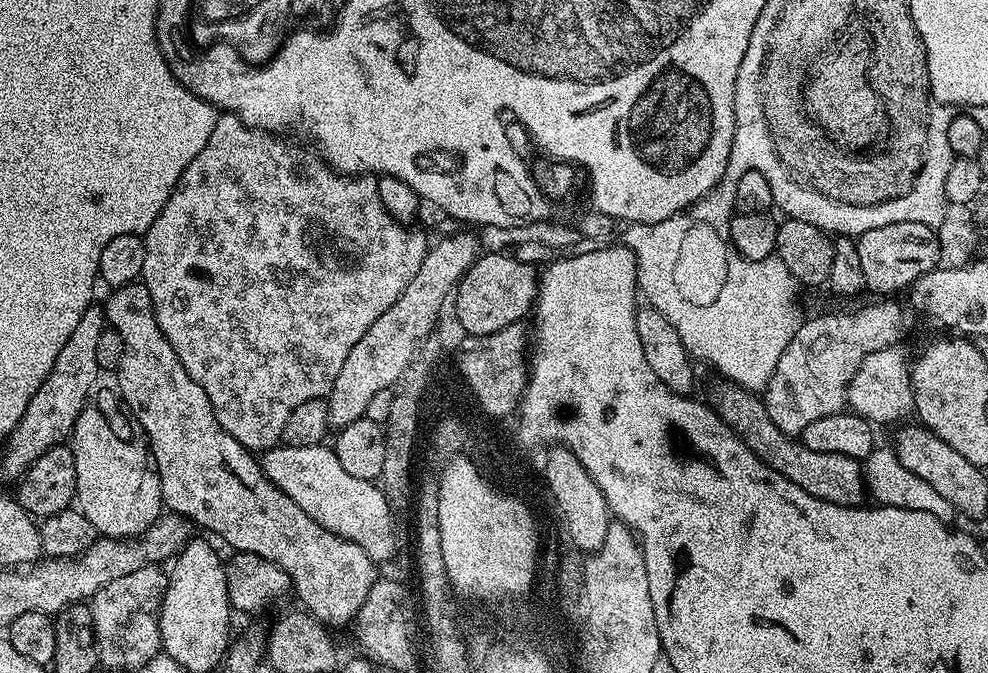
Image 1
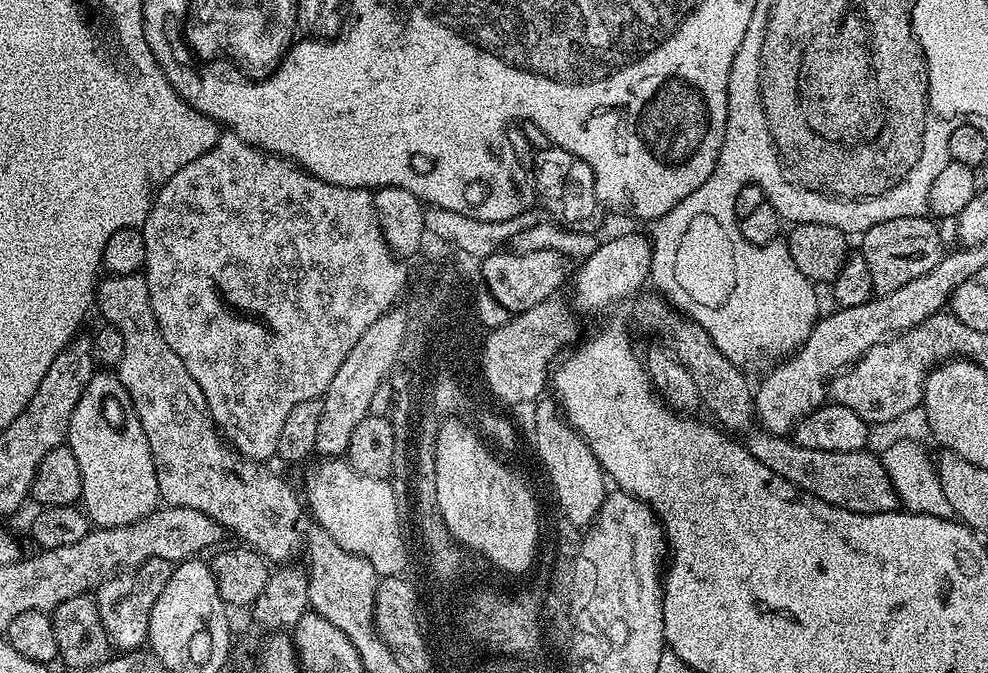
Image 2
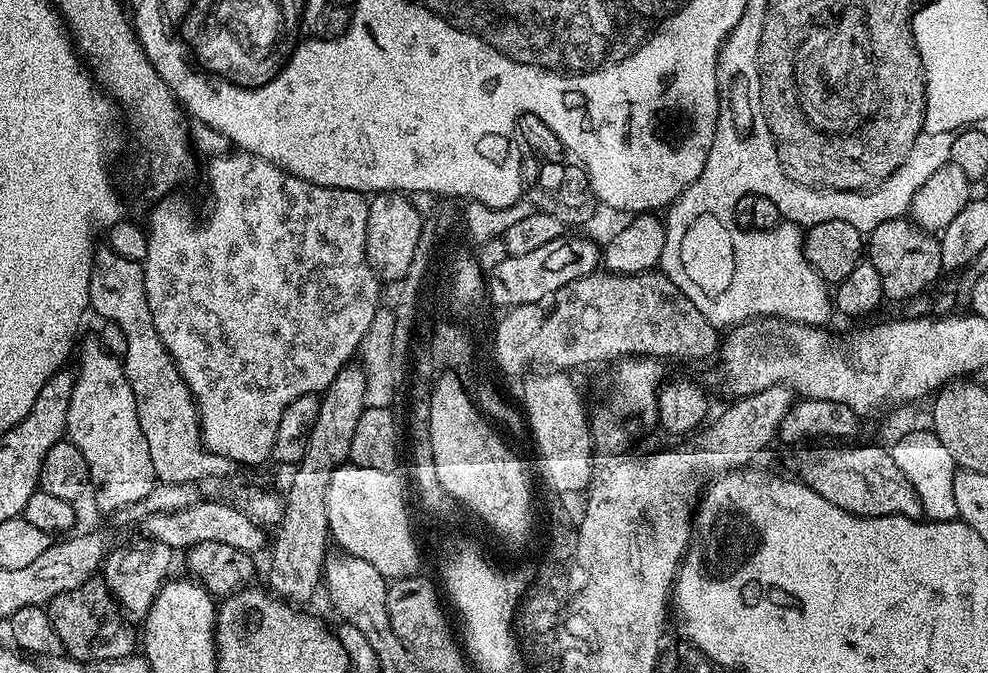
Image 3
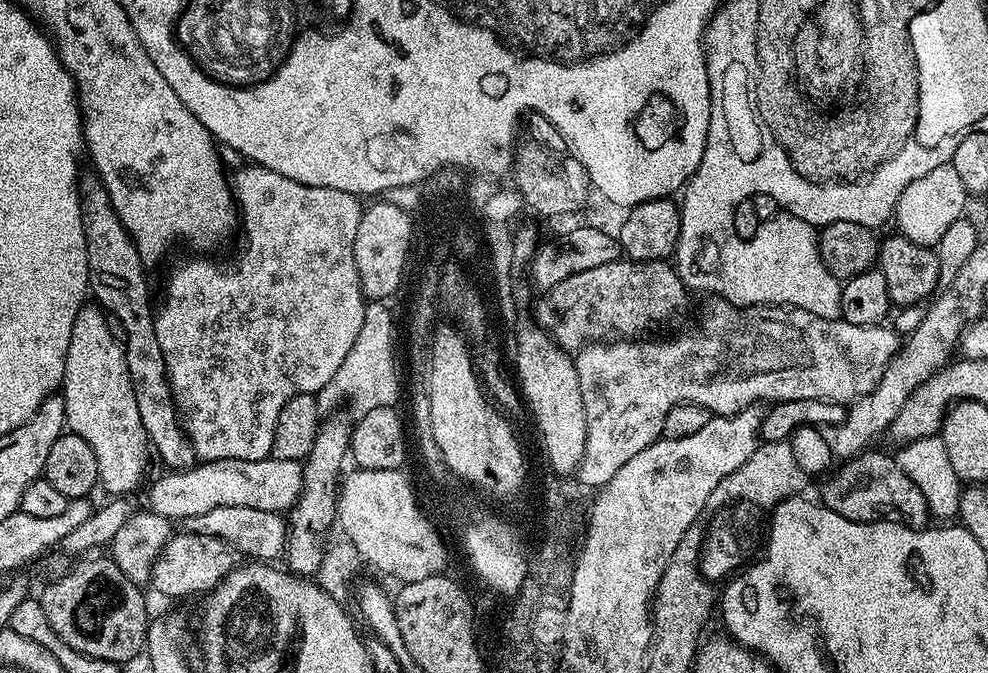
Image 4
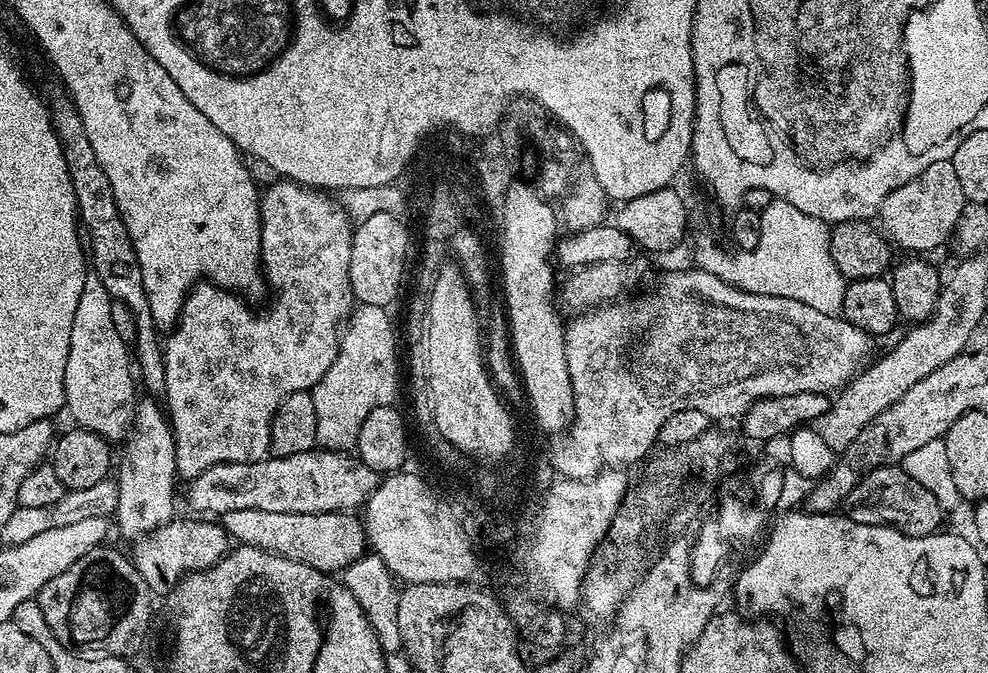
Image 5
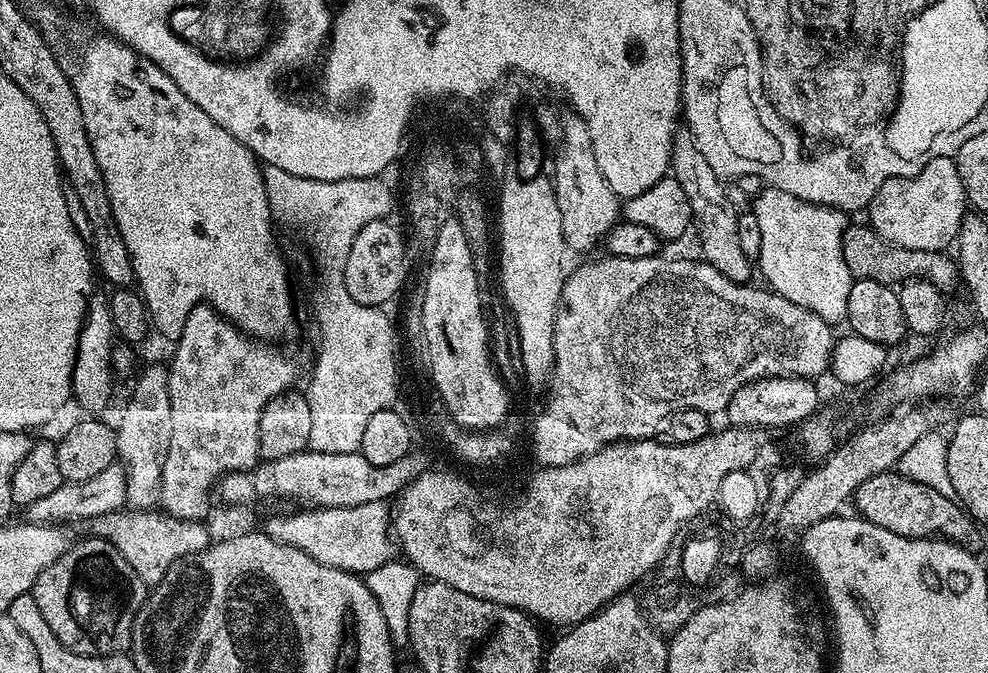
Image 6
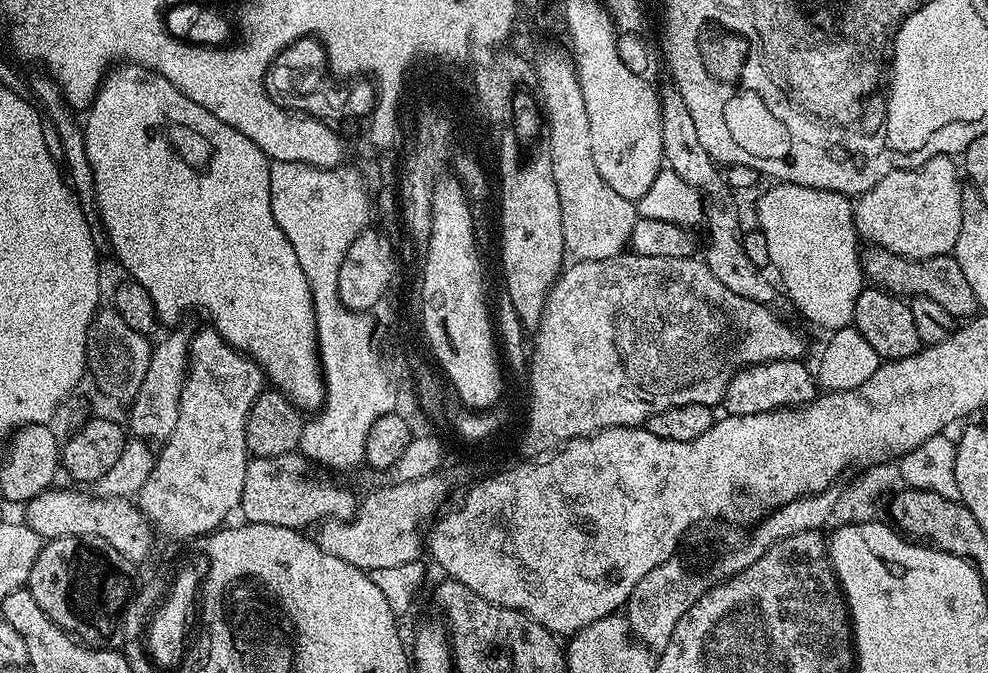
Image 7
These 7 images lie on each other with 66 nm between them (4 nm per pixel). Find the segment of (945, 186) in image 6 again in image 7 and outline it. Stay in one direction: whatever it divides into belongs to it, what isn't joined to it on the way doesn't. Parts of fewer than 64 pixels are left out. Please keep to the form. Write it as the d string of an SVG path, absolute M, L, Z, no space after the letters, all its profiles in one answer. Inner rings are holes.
M935 156L921 168L886 174L882 182L855 201L855 229L859 239L911 260L949 255L958 242L958 226L962 226L960 180L957 161L951 156Z

